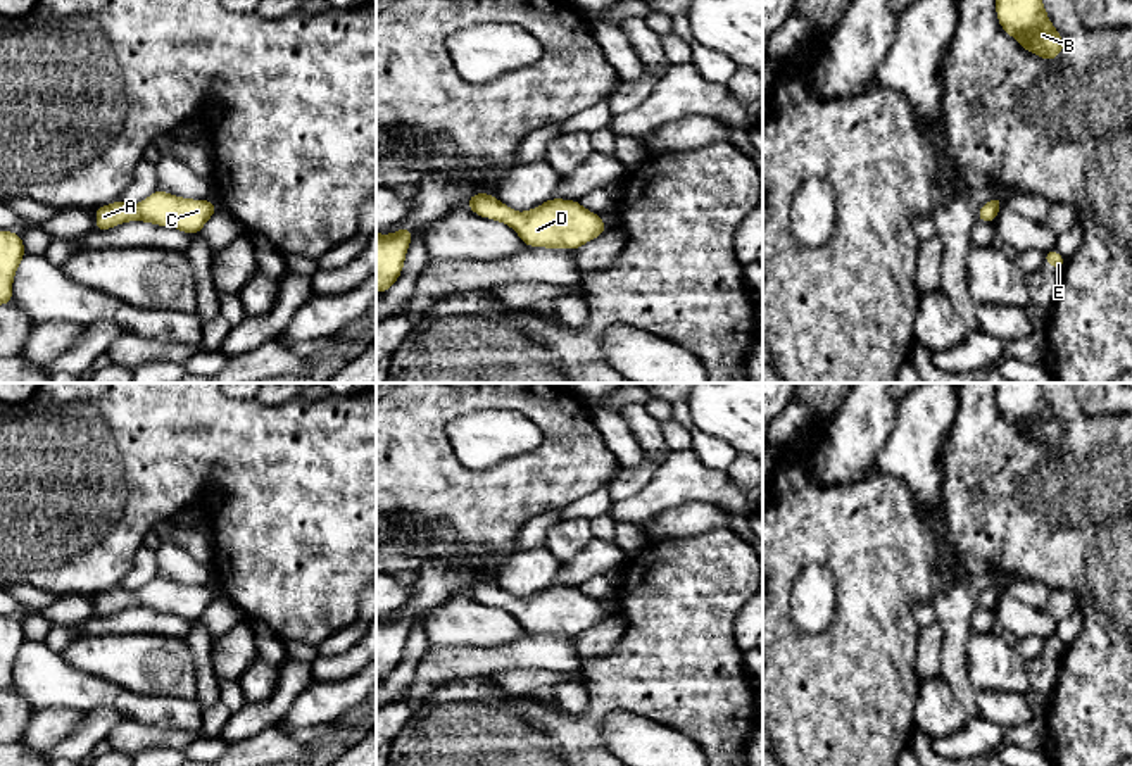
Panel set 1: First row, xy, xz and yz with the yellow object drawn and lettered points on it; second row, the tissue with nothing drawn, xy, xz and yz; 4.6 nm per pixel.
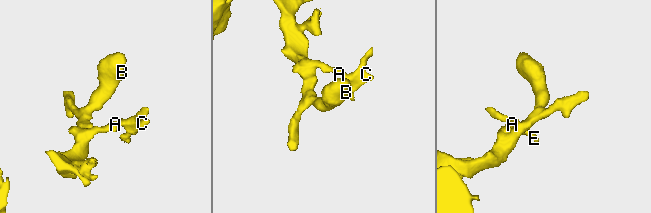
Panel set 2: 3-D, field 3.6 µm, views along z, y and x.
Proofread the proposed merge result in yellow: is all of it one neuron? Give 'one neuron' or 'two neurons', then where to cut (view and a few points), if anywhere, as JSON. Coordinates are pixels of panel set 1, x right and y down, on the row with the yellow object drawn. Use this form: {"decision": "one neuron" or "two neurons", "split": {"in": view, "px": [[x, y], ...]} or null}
{"decision": "one neuron", "split": null}

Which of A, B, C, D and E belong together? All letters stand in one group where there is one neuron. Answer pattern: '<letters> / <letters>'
A B C D E

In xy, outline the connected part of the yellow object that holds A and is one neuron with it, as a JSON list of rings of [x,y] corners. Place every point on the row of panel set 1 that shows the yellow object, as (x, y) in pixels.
[[[154,192],[136,205],[117,200],[109,205],[95,207],[97,231],[105,231],[128,221],[145,221],[157,226],[169,226],[188,233],[190,236],[202,231],[204,224],[217,210],[209,198],[193,200],[171,195],[167,192]]]

